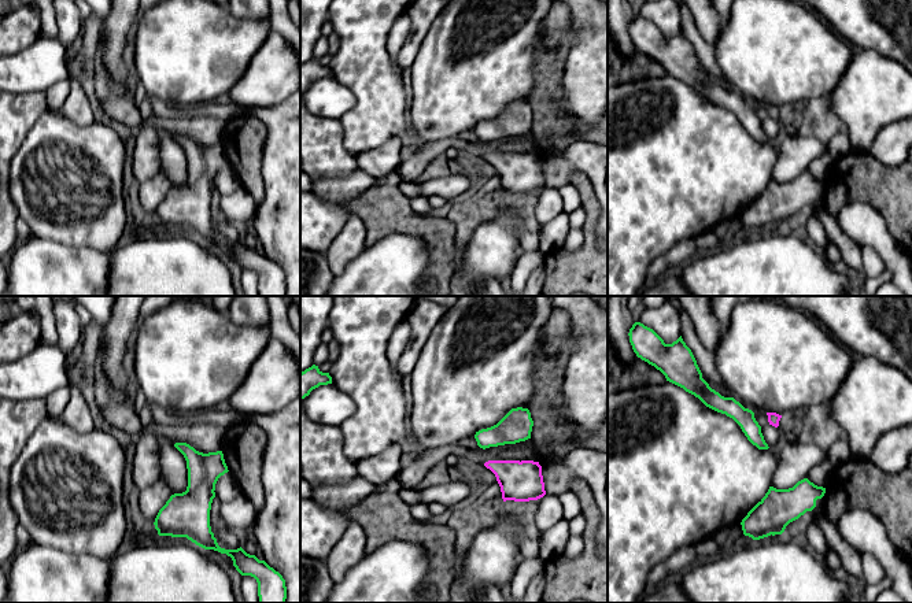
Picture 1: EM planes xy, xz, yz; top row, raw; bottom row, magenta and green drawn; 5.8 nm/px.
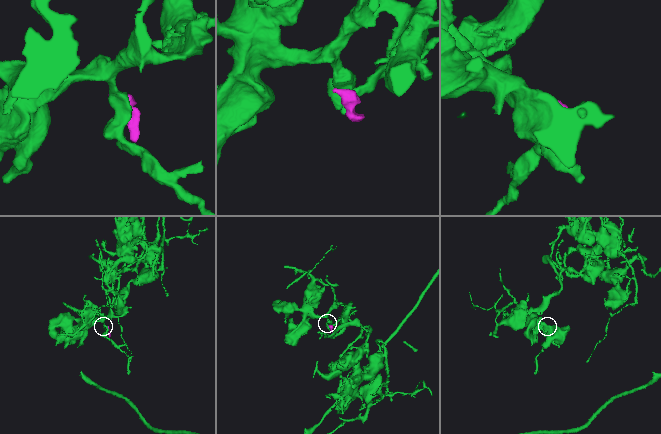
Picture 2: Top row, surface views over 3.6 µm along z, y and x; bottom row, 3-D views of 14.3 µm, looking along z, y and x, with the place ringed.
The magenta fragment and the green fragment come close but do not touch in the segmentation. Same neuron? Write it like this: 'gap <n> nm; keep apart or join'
gap 60 nm; keep apart

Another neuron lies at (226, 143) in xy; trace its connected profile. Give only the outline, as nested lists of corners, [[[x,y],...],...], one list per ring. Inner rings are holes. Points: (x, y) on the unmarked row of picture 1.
[[[254,115],[237,116],[226,122],[222,147],[229,166],[239,175],[256,206],[263,197],[262,153],[267,137],[266,126]]]

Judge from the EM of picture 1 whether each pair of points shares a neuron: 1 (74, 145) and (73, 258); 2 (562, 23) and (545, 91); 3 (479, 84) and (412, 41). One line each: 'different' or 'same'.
1: different
2: same
3: different

